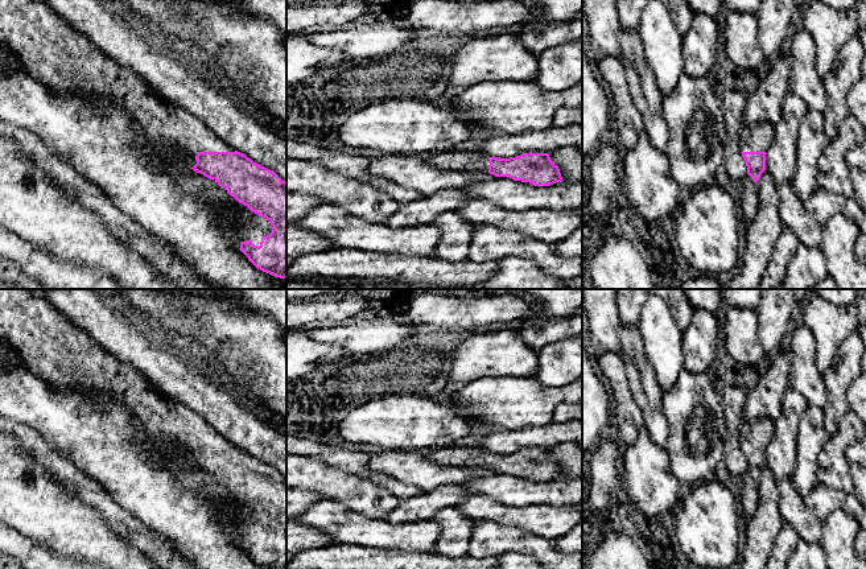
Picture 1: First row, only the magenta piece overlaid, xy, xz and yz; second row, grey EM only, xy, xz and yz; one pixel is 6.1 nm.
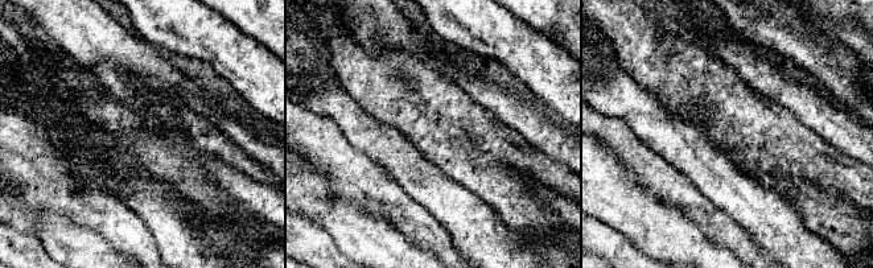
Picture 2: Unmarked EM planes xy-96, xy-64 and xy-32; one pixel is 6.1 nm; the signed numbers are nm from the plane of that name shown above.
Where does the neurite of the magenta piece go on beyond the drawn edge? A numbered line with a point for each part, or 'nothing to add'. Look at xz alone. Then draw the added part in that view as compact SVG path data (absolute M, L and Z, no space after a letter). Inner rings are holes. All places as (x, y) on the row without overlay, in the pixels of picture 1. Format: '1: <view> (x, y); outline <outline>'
1: xz (453, 456); outline M446 446L425 453L441 465L488 469L490 455L475 446Z

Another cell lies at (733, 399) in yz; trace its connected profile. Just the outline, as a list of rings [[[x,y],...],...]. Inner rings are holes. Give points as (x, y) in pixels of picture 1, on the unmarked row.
[[[730,385],[721,392],[719,399],[726,424],[723,433],[723,461],[729,473],[742,479],[747,471],[747,462],[739,446],[738,436],[741,424],[743,422],[746,392],[738,385]]]

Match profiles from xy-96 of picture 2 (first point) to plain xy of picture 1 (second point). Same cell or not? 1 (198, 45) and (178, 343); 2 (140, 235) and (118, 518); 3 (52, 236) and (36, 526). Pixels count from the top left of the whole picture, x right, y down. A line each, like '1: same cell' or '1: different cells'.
1: same cell
2: same cell
3: same cell

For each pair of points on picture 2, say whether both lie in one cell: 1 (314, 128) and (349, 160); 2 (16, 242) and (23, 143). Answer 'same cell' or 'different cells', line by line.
1: same cell
2: different cells

